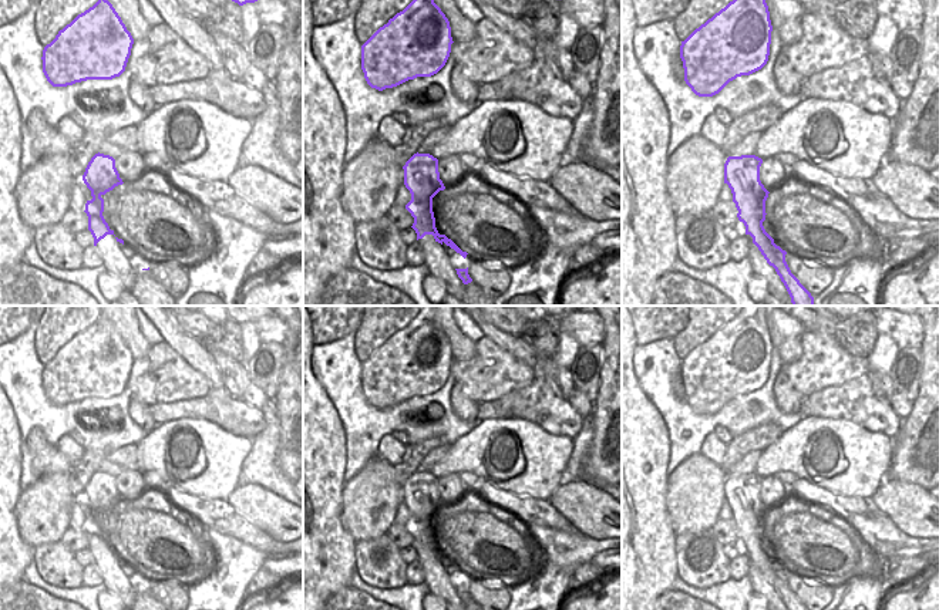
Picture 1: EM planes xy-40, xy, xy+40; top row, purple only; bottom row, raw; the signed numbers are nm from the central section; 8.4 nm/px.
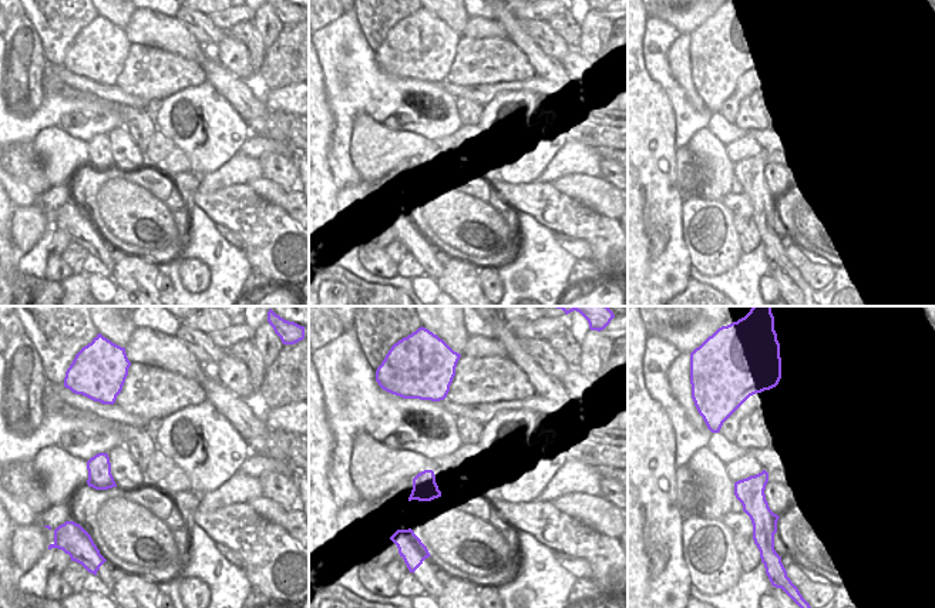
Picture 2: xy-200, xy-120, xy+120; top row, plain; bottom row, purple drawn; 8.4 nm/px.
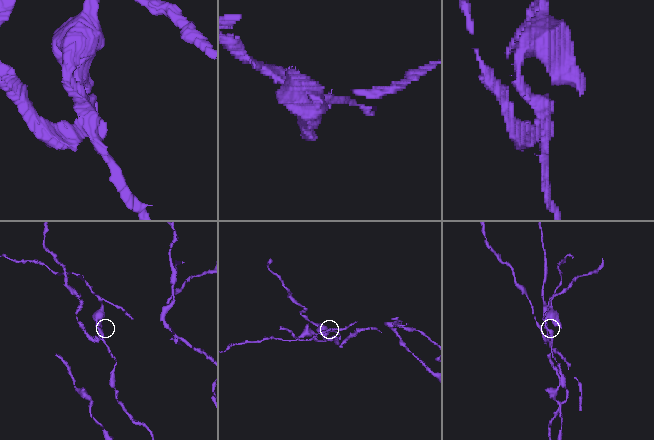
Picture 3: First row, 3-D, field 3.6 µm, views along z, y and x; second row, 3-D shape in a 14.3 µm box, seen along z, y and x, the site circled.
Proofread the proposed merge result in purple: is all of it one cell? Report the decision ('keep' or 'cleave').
cleave

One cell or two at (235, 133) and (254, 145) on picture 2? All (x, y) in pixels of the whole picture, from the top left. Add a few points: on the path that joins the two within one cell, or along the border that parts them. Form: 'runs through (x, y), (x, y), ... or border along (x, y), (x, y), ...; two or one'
border along (251, 134), (238, 151); two

